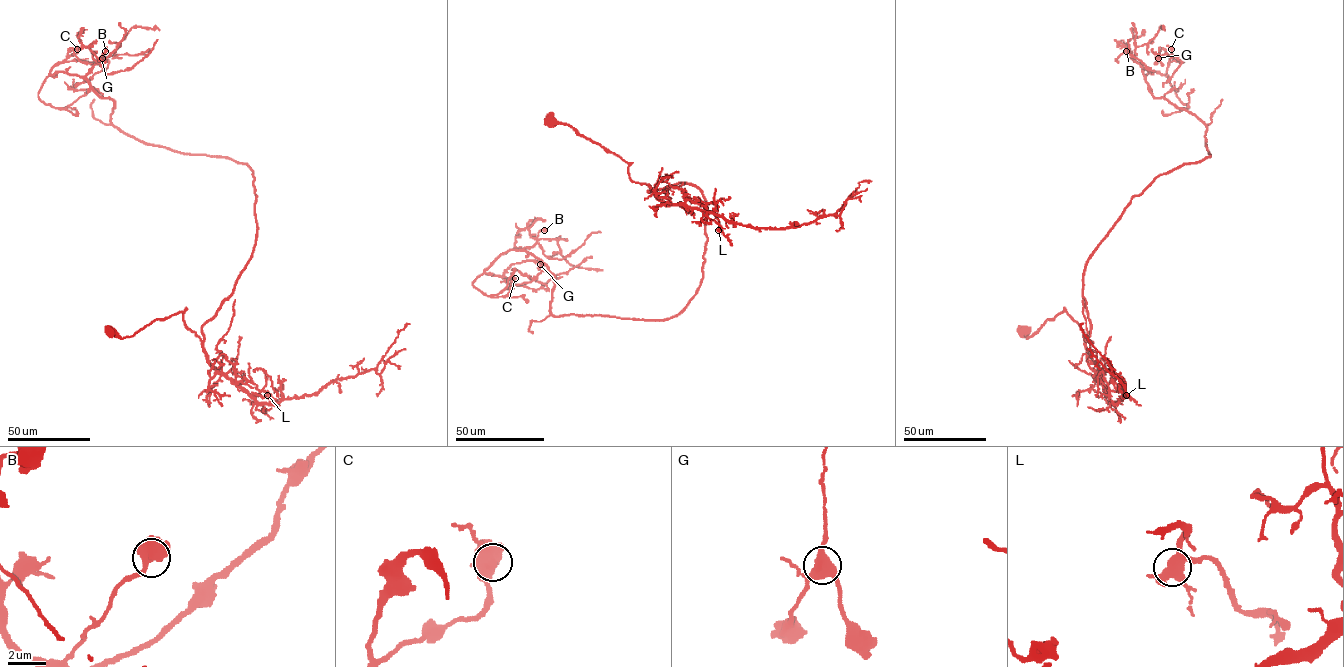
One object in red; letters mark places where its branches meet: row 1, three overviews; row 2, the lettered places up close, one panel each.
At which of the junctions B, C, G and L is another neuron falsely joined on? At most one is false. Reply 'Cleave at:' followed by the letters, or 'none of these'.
Cleave at: none of these

